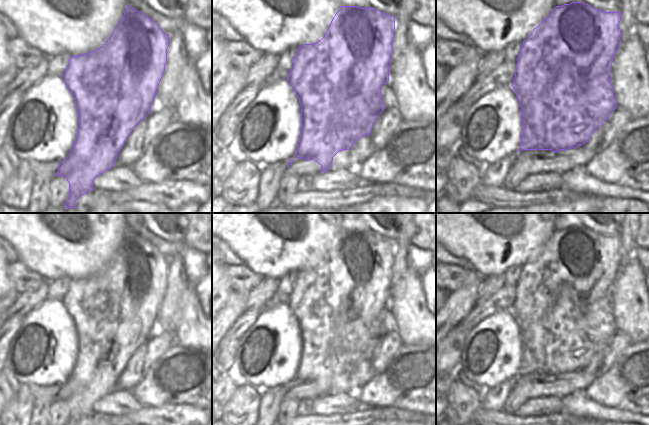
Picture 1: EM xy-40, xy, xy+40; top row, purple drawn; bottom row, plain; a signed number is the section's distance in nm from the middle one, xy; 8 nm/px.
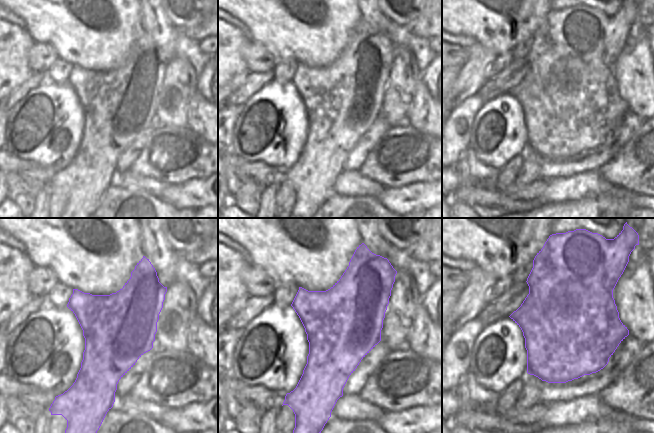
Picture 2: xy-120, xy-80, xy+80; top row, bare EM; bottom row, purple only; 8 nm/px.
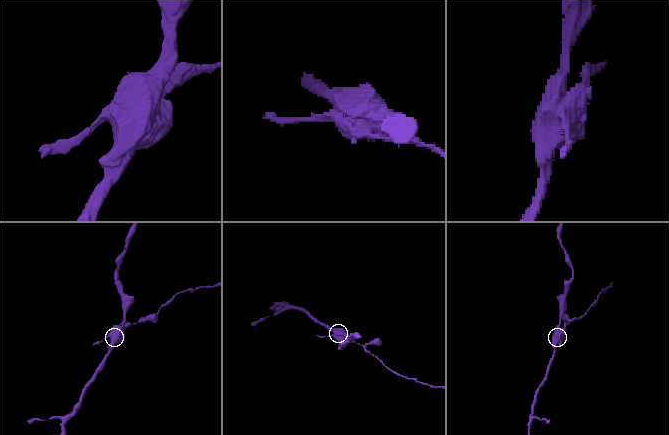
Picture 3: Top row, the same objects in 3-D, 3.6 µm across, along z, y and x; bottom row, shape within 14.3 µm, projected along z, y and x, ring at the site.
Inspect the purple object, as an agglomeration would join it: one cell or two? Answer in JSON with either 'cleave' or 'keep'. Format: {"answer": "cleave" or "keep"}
{"answer": "cleave"}

